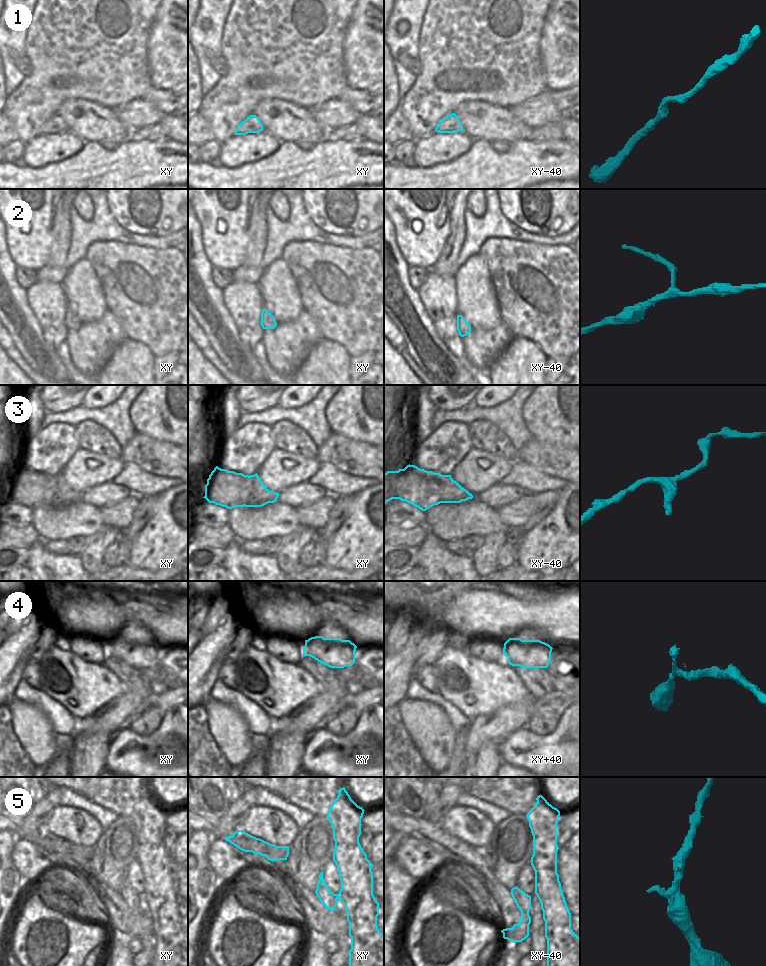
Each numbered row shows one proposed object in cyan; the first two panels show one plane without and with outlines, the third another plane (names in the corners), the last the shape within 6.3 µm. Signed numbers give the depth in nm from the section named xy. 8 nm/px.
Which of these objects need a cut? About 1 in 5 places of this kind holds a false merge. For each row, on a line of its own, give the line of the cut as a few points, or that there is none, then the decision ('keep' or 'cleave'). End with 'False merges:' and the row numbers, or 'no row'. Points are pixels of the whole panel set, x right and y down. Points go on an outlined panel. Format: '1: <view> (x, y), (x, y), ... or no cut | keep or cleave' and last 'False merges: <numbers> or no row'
1: no cut | keep
2: no cut | keep
3: xy (250, 476), (255, 492), (239, 502), (243, 506) | cleave
4: xy (316, 636), (316, 640), (319, 643), (325, 643) | cleave
5: no cut | keep
False merges: 3, 4

